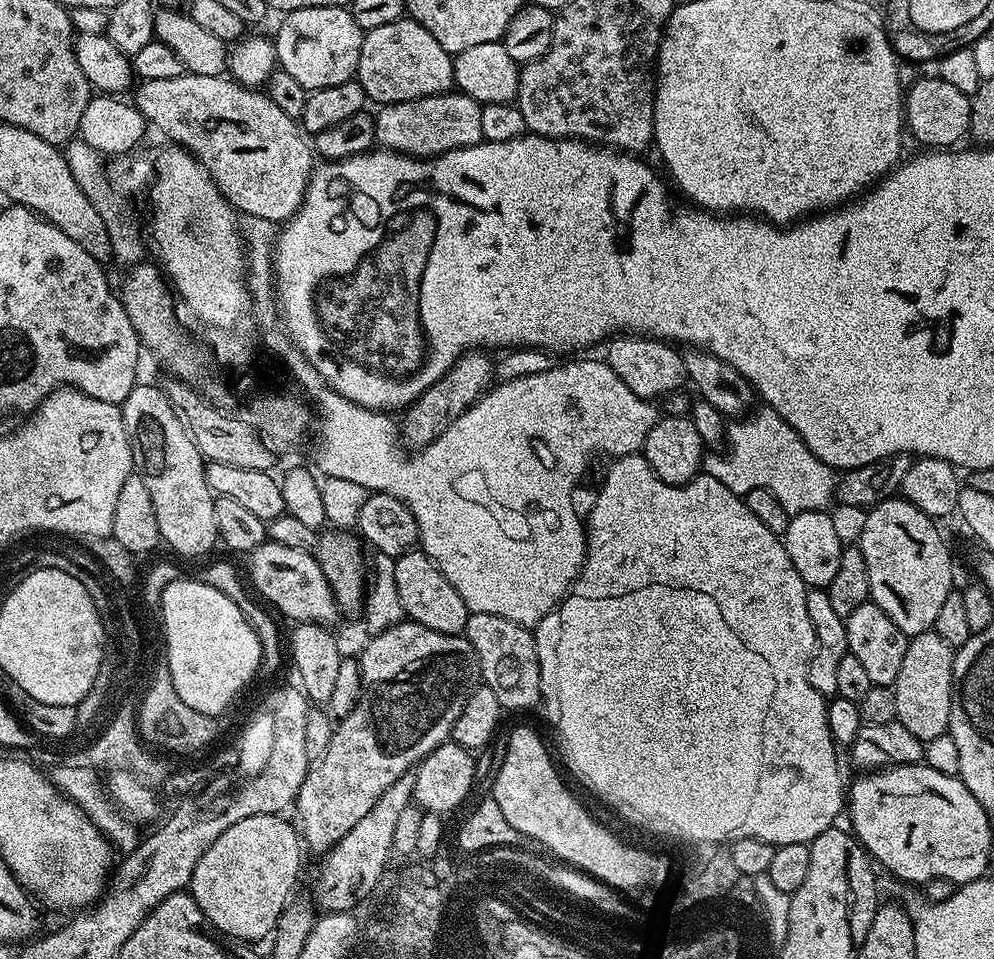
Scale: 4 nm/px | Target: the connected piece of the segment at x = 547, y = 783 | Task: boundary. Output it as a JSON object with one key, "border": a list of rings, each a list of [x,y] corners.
{"border":[[[516,728],[508,736],[508,745],[504,748],[504,761],[496,772],[496,781],[492,784],[491,799],[498,802],[502,815],[514,830],[525,837],[540,836],[544,844],[552,844],[556,852],[564,852],[568,860],[576,860],[576,864],[584,864],[584,868],[592,868],[592,872],[600,872],[604,881],[622,886],[625,890],[637,889],[641,885],[661,886],[668,878],[668,864],[660,856],[652,852],[643,852],[640,848],[627,848],[619,844],[600,824],[595,824],[588,817],[588,812],[572,797],[570,789],[564,785],[565,777],[556,773],[552,760],[548,757],[548,748],[544,740],[532,728]]]}

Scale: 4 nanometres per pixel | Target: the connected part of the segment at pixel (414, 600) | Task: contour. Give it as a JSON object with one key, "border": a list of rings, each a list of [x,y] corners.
{"border":[[[413,548],[395,559],[394,579],[400,604],[409,621],[426,626],[427,629],[438,630],[439,633],[463,633],[470,615],[468,607],[458,590],[450,585],[446,576],[421,549]]]}

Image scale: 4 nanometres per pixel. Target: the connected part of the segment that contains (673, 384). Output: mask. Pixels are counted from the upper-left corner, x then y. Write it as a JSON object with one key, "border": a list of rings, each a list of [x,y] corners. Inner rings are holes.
{"border":[[[616,334],[607,341],[608,356],[606,363],[638,394],[638,398],[649,402],[659,401],[672,392],[679,392],[685,387],[688,371],[684,365],[684,357],[679,347],[667,340],[657,340],[655,336],[639,334]]]}

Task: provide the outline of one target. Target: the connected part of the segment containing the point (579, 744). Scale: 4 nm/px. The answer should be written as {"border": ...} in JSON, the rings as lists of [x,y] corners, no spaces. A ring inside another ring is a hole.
{"border":[[[642,454],[630,456],[618,456],[611,461],[608,473],[600,484],[600,493],[592,504],[588,516],[586,512],[586,551],[584,553],[584,568],[580,575],[572,583],[567,596],[560,601],[558,610],[546,614],[542,622],[535,629],[536,649],[538,650],[538,666],[540,667],[540,694],[542,697],[542,709],[548,715],[550,723],[556,727],[560,735],[560,748],[564,751],[564,764],[568,767],[567,775],[576,776],[576,780],[588,792],[593,792],[604,804],[609,804],[622,819],[644,832],[653,832],[656,836],[673,836],[676,840],[689,840],[692,844],[720,844],[738,839],[758,839],[773,846],[781,844],[808,844],[818,834],[822,834],[828,828],[837,823],[836,815],[841,815],[846,804],[846,784],[840,781],[840,764],[836,761],[838,746],[832,741],[830,726],[828,725],[828,706],[826,697],[818,694],[814,686],[810,686],[808,677],[808,664],[812,661],[812,653],[816,650],[816,639],[814,638],[814,626],[810,626],[810,614],[806,610],[806,594],[808,585],[802,582],[798,570],[794,570],[794,562],[790,562],[790,554],[786,554],[784,542],[781,537],[775,536],[750,510],[744,505],[741,497],[735,496],[718,478],[707,474],[701,474],[688,484],[668,485],[658,478],[658,475],[651,469],[650,462]],[[555,672],[560,672],[560,684],[548,684],[548,679]]]}

